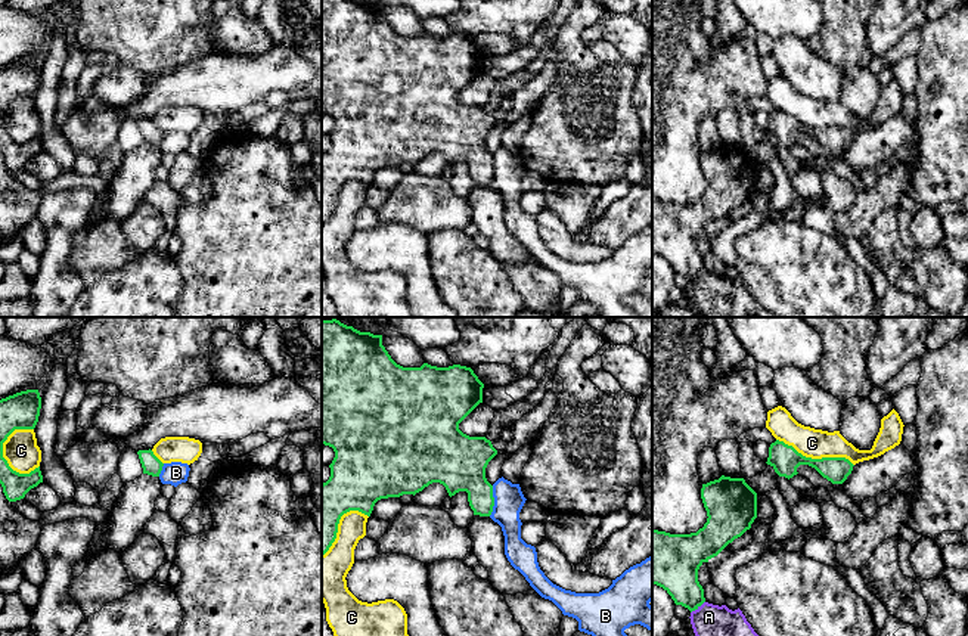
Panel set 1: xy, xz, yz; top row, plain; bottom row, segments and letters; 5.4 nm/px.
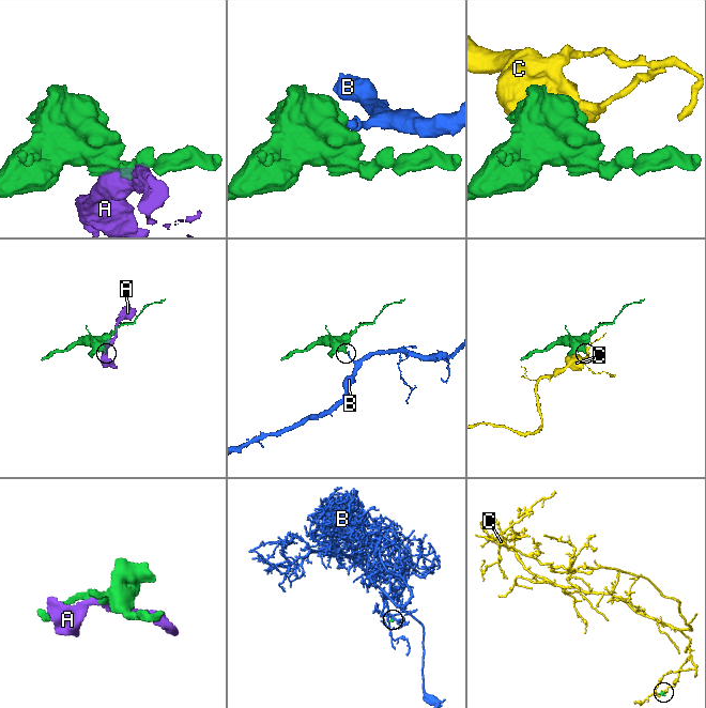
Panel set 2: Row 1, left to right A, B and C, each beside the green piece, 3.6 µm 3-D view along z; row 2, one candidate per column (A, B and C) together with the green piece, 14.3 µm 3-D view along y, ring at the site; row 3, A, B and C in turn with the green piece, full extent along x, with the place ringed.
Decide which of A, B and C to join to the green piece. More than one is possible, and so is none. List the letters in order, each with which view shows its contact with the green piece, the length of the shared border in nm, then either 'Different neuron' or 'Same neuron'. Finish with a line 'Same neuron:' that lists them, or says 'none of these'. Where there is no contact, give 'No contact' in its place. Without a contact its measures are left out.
A: Touches green in yz. Shared border 100 nm. Different neuron
B: Touches green in xz. Shared border 170 nm. Different neuron
C: Touches green in xy. Shared border 260 nm. Different neuron
Same neuron: none of these

